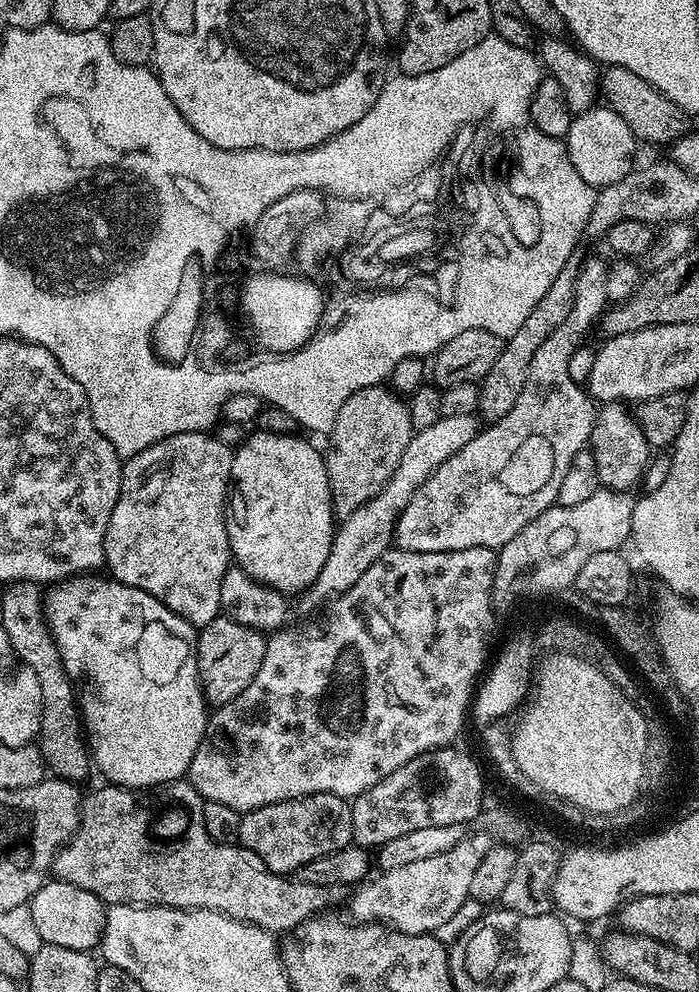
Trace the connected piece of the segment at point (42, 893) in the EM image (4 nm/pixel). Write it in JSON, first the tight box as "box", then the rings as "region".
{"box":[28,878,108,953],"region":[[[59,878],[49,879],[47,884],[32,895],[28,904],[30,914],[34,914],[34,926],[38,929],[41,941],[54,946],[66,946],[66,950],[91,953],[99,945],[108,908],[104,901],[90,890],[72,885]]]}

